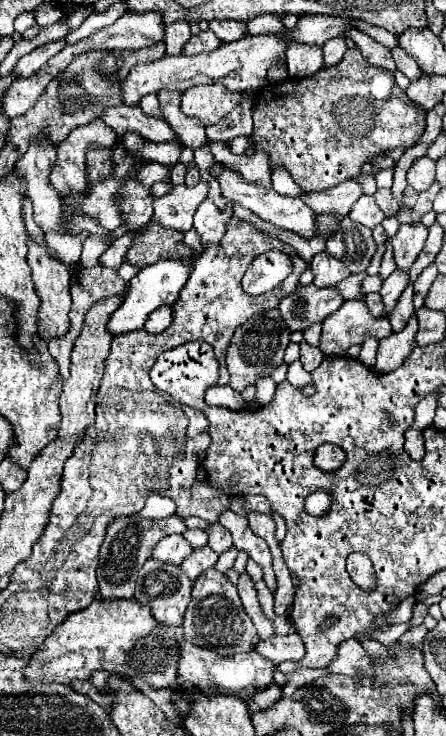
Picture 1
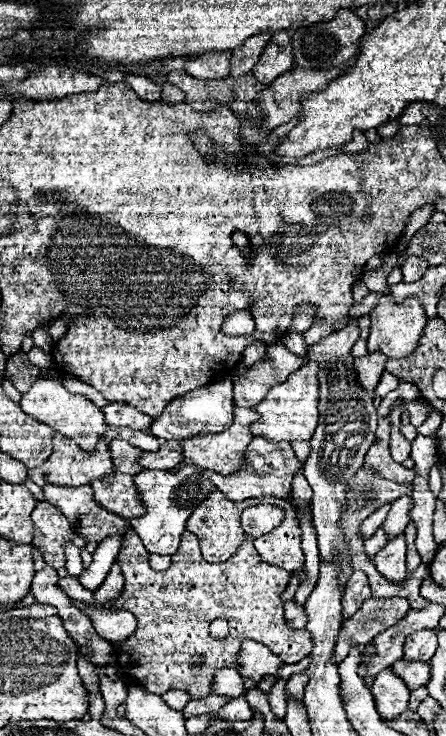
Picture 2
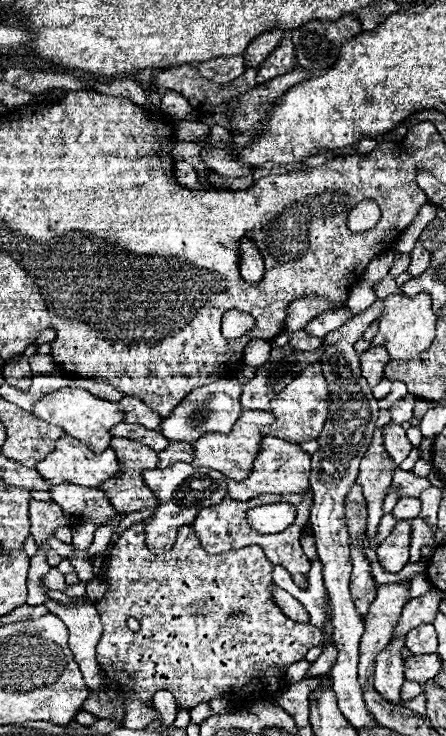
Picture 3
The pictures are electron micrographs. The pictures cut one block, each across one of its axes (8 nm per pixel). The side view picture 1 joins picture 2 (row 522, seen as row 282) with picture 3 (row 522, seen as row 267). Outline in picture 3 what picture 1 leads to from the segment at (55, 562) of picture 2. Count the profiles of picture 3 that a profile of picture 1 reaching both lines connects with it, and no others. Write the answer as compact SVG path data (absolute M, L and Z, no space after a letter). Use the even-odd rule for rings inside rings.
M30 500L28 518L30 518L30 524L32 524L30 532L36 538L36 544L42 544L48 536L54 534L56 528L66 526L66 520L62 518L62 508L56 506L54 502Z

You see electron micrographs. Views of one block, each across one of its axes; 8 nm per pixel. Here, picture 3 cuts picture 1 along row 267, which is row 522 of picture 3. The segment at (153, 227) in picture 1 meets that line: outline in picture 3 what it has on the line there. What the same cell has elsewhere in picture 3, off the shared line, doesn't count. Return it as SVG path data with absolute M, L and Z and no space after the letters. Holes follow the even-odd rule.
M136 522L132 526L128 526L120 538L116 540L114 548L112 548L112 558L108 560L106 564L106 572L102 574L102 578L108 582L108 590L106 590L106 596L102 600L96 602L96 610L102 618L102 624L104 624L104 632L102 632L102 638L100 638L100 644L96 648L96 660L98 660L98 666L102 670L102 686L98 692L92 692L88 696L88 700L82 704L82 712L88 712L88 714L94 714L96 718L104 716L104 718L110 718L110 720L124 720L126 712L124 712L124 702L128 696L136 696L142 704L150 704L152 702L152 696L158 692L158 690L170 690L176 698L176 708L182 710L182 708L194 708L196 704L200 702L210 702L212 698L218 698L218 696L226 696L232 704L236 706L248 706L248 704L254 704L254 702L262 702L262 700L274 700L276 694L280 694L288 684L286 684L286 668L294 662L300 662L304 660L306 652L314 646L318 646L322 642L322 632L318 628L312 628L312 624L302 624L302 622L294 622L290 620L288 616L284 616L280 612L280 608L272 602L272 588L274 588L274 582L272 582L272 564L268 562L268 558L264 556L264 550L256 544L250 544L246 548L240 548L240 550L232 550L228 554L218 554L218 556L210 556L202 550L200 542L198 542L198 536L196 532L192 530L192 526L182 526L178 528L178 536L176 536L176 544L172 546L172 550L168 554L162 554L162 556L156 556L148 550L146 546L146 524L144 522ZM232 612L240 612L240 616L236 618L230 618ZM128 618L136 618L140 620L140 630L138 632L130 632L128 626L126 626L126 620ZM106 636L106 640L104 640ZM282 668L282 670L278 670ZM110 688L114 688L118 692L118 696L112 700L110 698Z

